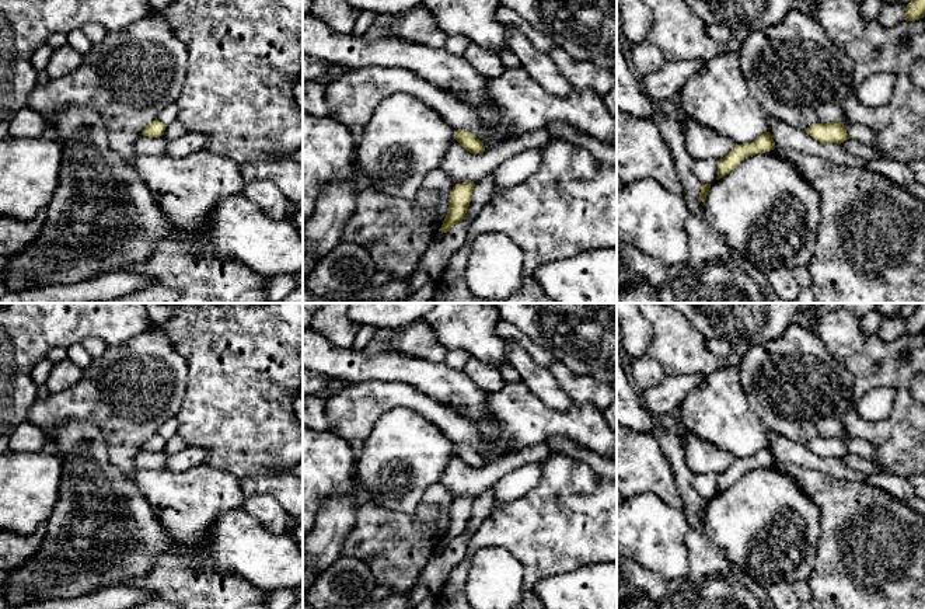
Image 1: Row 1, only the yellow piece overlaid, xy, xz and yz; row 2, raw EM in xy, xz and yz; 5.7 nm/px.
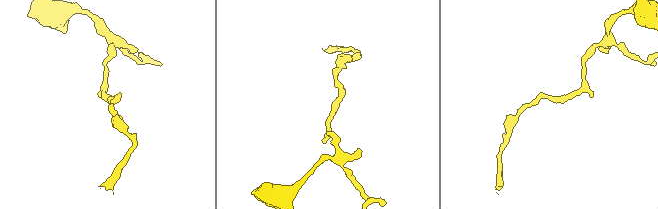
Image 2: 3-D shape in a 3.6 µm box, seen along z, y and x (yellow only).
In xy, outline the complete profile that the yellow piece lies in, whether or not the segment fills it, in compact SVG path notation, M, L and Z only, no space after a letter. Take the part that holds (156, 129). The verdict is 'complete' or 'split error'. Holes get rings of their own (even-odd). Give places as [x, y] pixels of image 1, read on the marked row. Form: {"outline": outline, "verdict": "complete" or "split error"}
{"outline": "M156 119L142 130L142 135L149 138L160 138L164 135L165 128L165 123Z", "verdict": "complete"}

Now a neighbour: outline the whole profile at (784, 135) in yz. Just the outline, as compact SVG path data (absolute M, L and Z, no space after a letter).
M767 115L767 119L768 132L778 147L796 150L810 156L818 156L845 167L868 168L866 160L849 154L838 143L825 145L813 139L806 133L806 130L793 128L778 118Z

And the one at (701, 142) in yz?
M687 115L681 116L680 125L684 135L685 150L694 160L720 160L736 146L729 138L719 135Z

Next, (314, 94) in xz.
M310 81L303 84L303 111L311 115L328 116L327 83Z

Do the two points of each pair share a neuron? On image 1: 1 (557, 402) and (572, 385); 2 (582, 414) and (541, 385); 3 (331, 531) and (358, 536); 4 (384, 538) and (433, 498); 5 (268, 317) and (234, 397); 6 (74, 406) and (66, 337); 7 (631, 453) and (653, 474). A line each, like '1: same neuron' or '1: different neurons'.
1: different neurons
2: different neurons
3: different neurons
4: same neuron
5: same neuron
6: different neurons
7: same neuron

